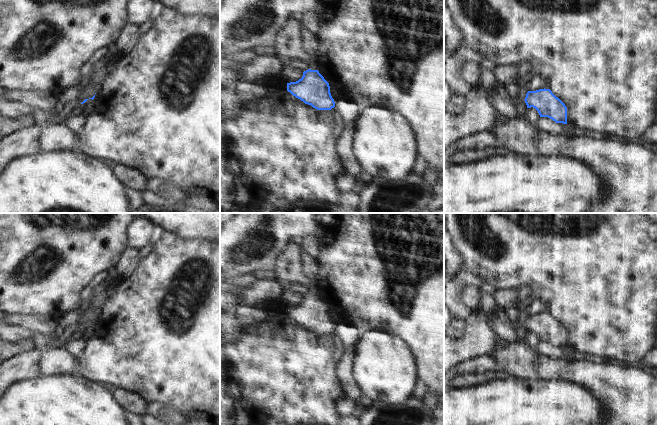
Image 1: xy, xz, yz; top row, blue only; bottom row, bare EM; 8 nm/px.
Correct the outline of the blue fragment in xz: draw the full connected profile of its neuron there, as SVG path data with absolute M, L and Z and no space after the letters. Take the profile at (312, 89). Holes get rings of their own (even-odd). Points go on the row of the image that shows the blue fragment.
M318 70L304 71L301 79L287 83L287 91L317 110L331 110L335 107L329 83Z

